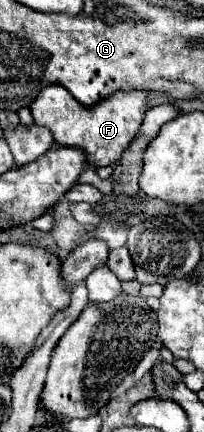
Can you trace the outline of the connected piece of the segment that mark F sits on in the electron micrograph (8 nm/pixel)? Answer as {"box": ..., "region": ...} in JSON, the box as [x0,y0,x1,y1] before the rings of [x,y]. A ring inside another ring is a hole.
{"box":[30,85,148,167],"region":[[[50,85],[44,87],[38,99],[30,105],[30,113],[36,125],[50,129],[58,145],[82,149],[90,165],[106,167],[116,163],[122,151],[136,137],[144,119],[142,107],[146,99],[148,99],[146,91],[122,91],[122,93],[114,93],[112,99],[104,99],[96,107],[80,107],[80,103],[64,87]]]}

